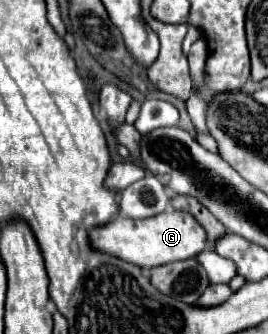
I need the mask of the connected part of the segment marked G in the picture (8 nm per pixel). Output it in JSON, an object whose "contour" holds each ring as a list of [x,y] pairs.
{"contour":[[[163,212],[159,216],[151,216],[145,220],[129,220],[123,216],[115,216],[111,222],[89,230],[91,248],[117,256],[129,264],[139,268],[163,266],[167,262],[195,258],[205,244],[205,230],[193,220],[193,216],[183,212]]]}

